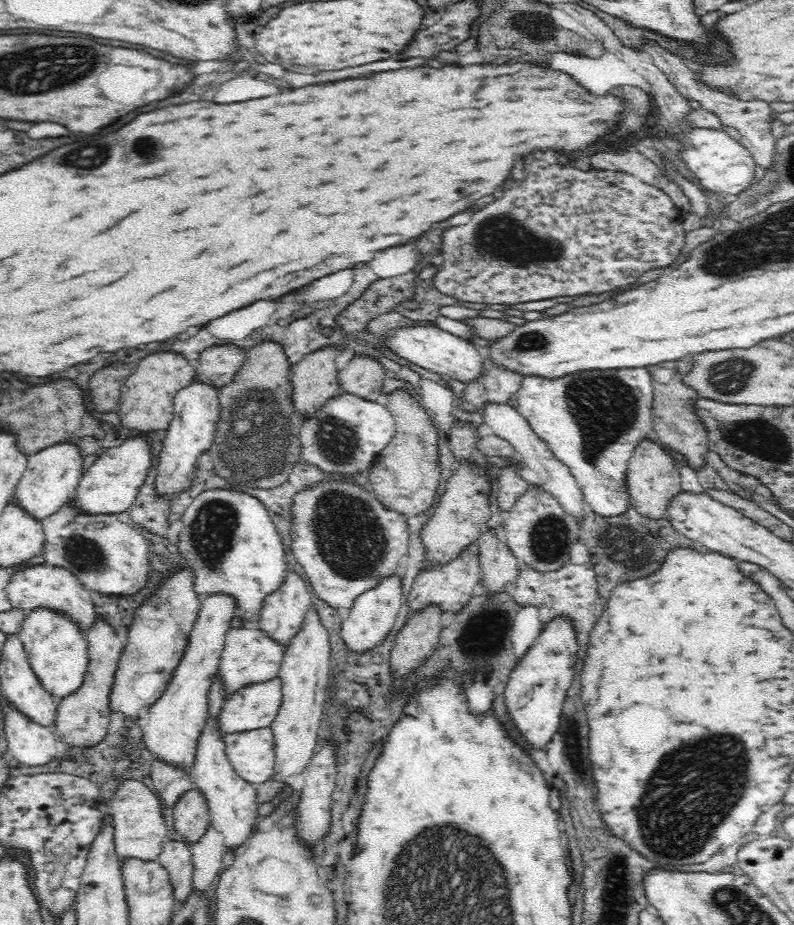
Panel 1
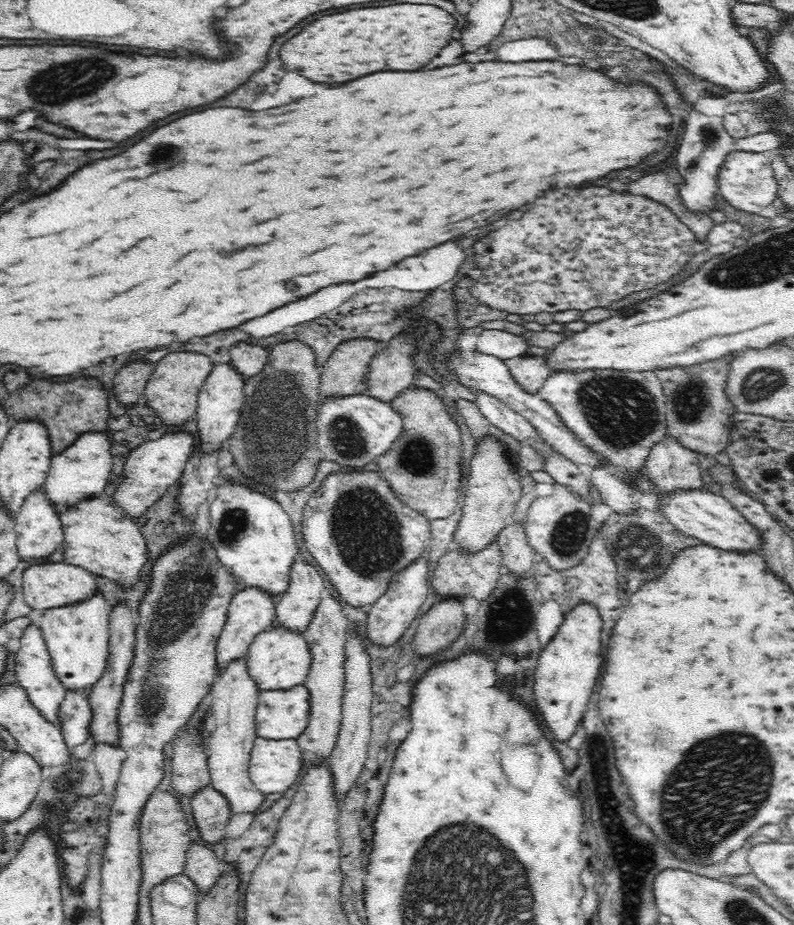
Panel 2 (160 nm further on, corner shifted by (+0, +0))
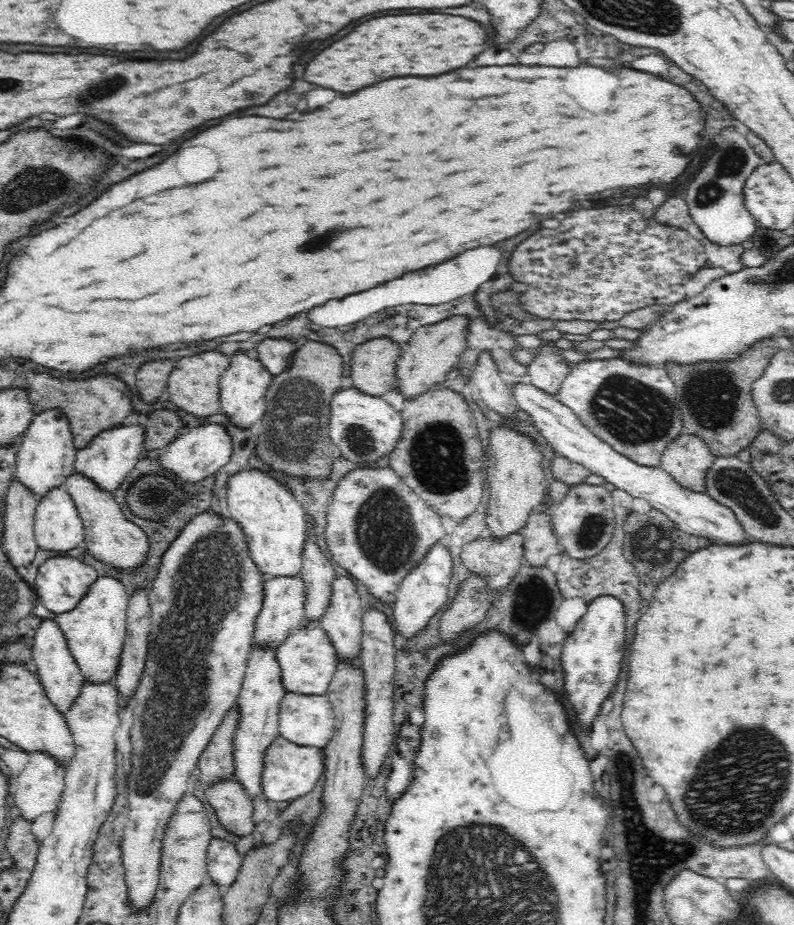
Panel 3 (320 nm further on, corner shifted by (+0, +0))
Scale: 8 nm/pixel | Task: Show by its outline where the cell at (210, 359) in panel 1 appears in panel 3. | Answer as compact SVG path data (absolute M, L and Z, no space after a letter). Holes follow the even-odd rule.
M280 334L277 337L264 338L256 344L255 359L260 366L265 367L266 372L275 375L286 369L295 348L295 343Z

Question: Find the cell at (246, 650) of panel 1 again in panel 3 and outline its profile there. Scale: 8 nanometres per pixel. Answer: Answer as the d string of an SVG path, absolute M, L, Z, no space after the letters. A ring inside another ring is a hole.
M317 625L290 631L273 648L273 653L279 666L279 681L291 693L324 695L332 673L338 666L332 645L323 634L322 628Z

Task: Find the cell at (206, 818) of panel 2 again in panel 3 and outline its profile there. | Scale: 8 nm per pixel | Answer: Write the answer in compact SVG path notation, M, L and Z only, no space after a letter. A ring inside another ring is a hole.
M229 778L223 781L210 784L205 787L204 800L212 806L214 814L216 814L216 820L220 822L220 826L234 834L234 836L245 836L252 834L254 831L254 822L251 819L253 815L253 801L245 792L239 788L239 784L236 781L231 781Z

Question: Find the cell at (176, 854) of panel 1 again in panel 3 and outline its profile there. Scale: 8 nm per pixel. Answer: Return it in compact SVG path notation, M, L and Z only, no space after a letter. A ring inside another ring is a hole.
M211 836L206 845L207 880L220 889L229 887L236 878L242 859L234 843Z

